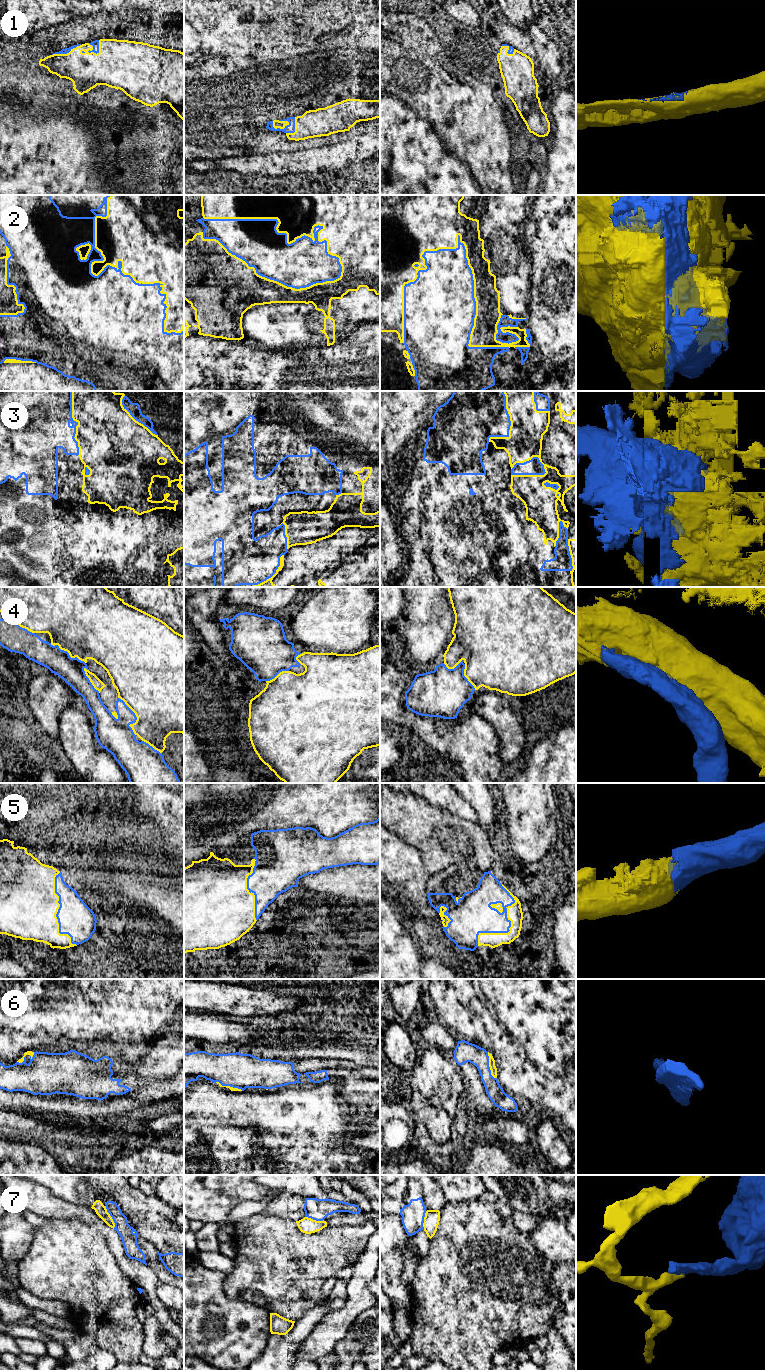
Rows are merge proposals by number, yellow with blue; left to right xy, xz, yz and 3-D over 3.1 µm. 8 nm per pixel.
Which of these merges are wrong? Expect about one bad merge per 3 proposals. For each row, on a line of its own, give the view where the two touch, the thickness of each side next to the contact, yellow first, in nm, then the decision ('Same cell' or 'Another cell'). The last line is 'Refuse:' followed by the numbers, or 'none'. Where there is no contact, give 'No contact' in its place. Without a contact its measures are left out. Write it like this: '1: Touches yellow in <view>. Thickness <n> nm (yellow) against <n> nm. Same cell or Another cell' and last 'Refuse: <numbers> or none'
1: Touches yellow in xy. Thickness 400 nm (yellow) against 60 nm. Same cell
2: Touches yellow in xz. Thickness 320 nm (yellow) against 380 nm. Same cell
3: Touches yellow in yz. Thickness 260 nm (yellow) against 130 nm. Another cell
4: Touches yellow in xy. Thickness 500 nm (yellow) against 280 nm. Same cell
5: Touches yellow in yz. Thickness 130 nm (yellow) against 240 nm. Same cell
6: Touches yellow in yz. Thickness 50 nm (yellow) against 160 nm. Same cell
7: Touches yellow in xy. Thickness 90 nm (yellow) against 130 nm. Another cell
Refuse: 3, 7

